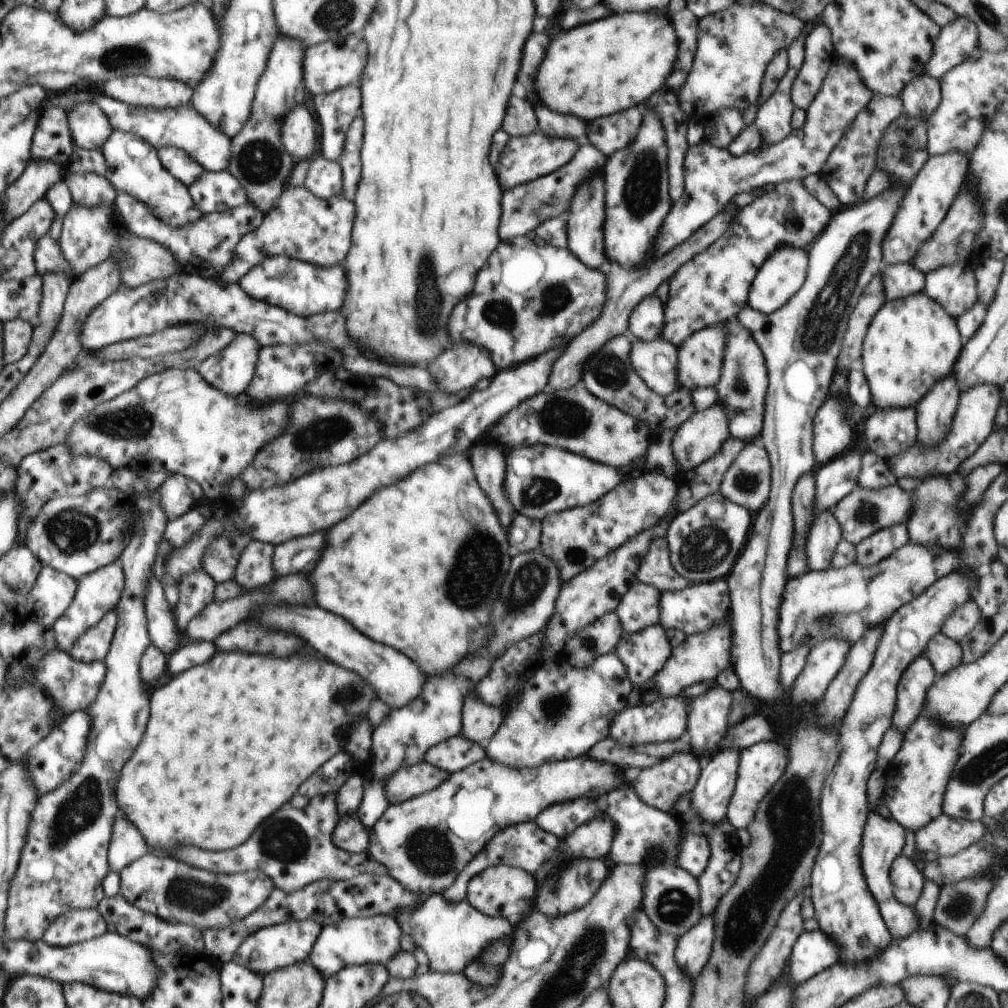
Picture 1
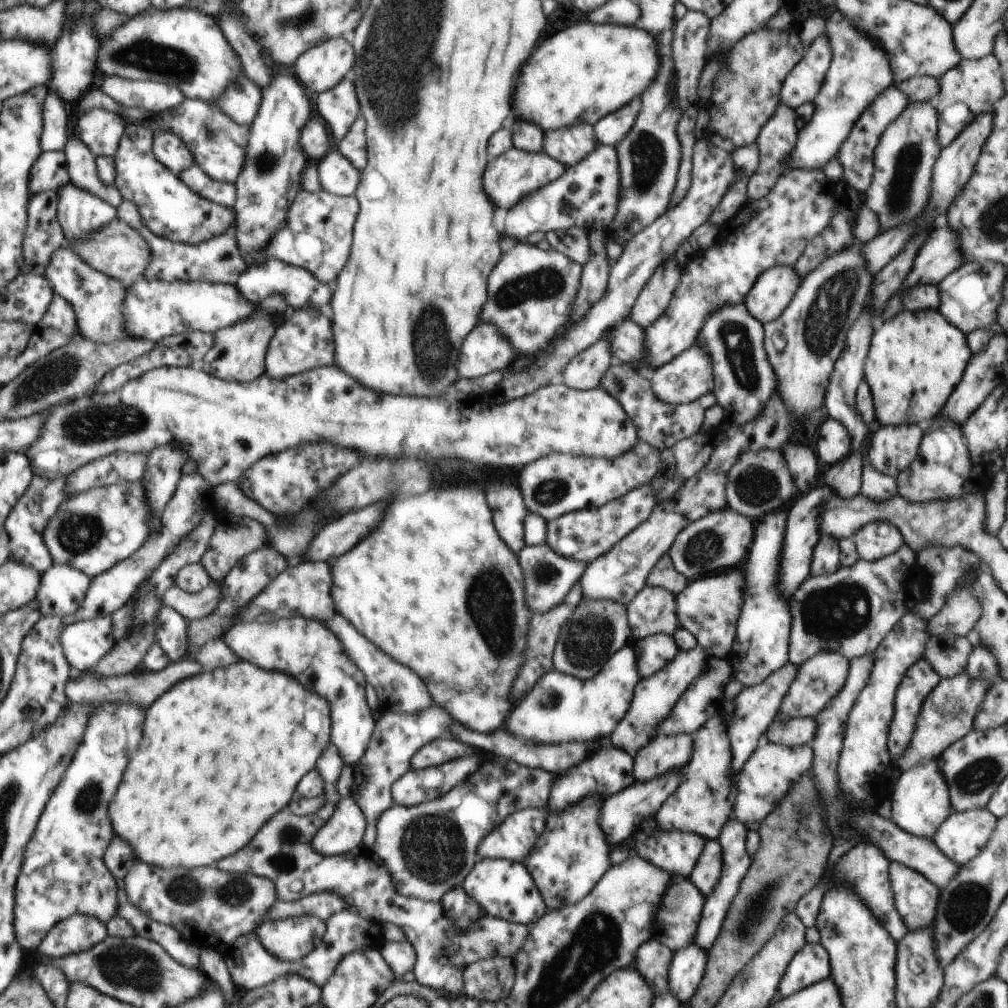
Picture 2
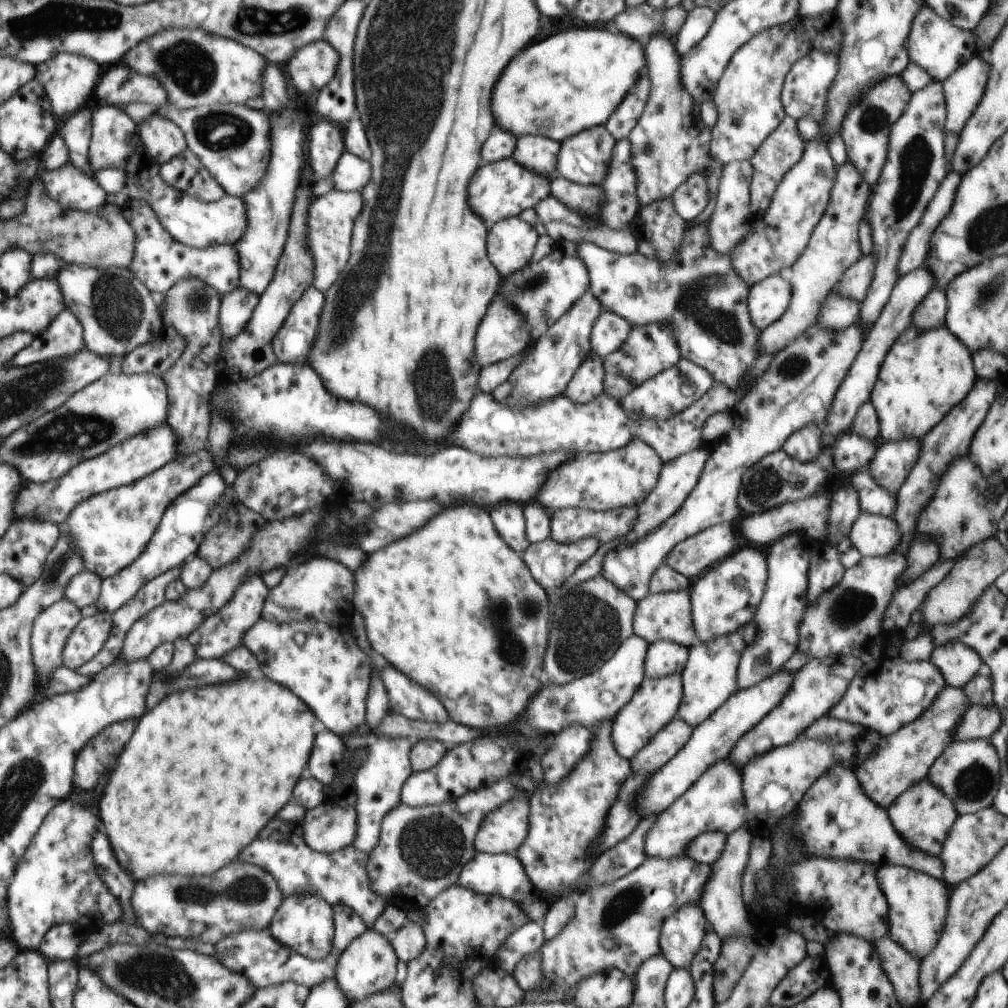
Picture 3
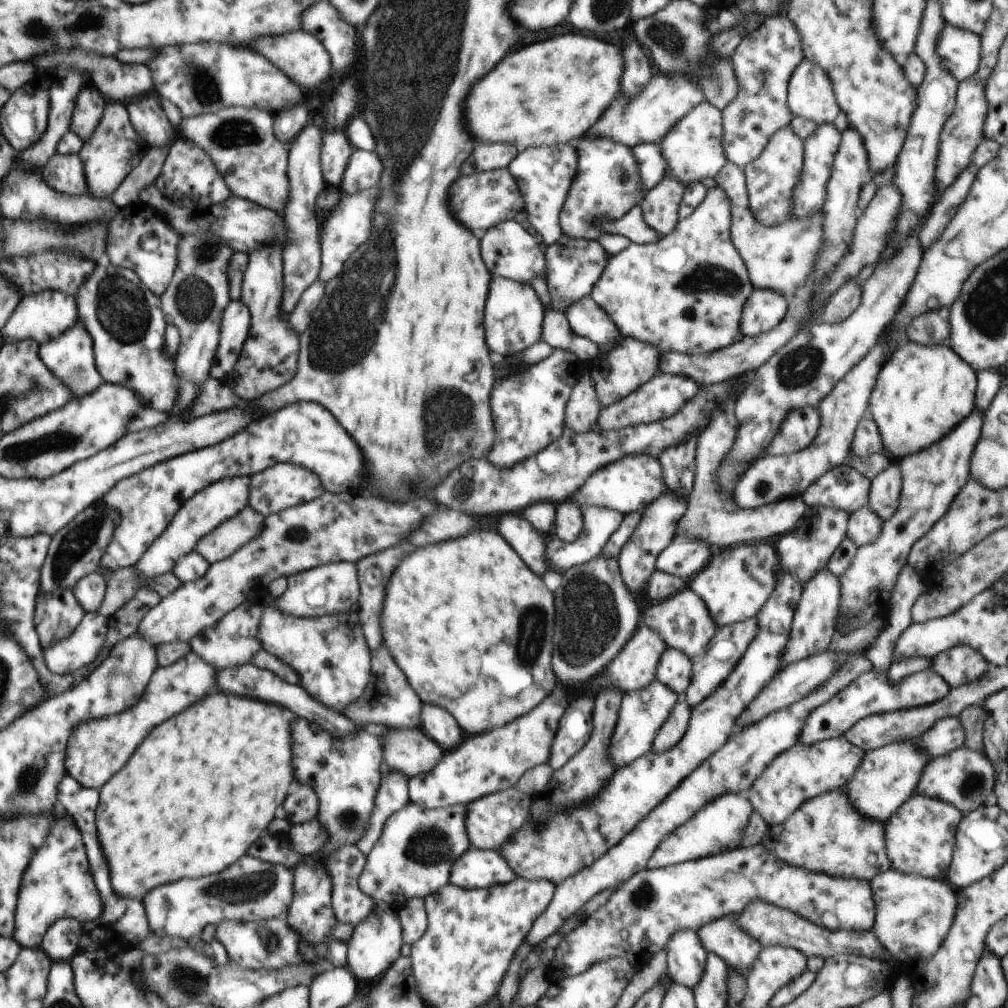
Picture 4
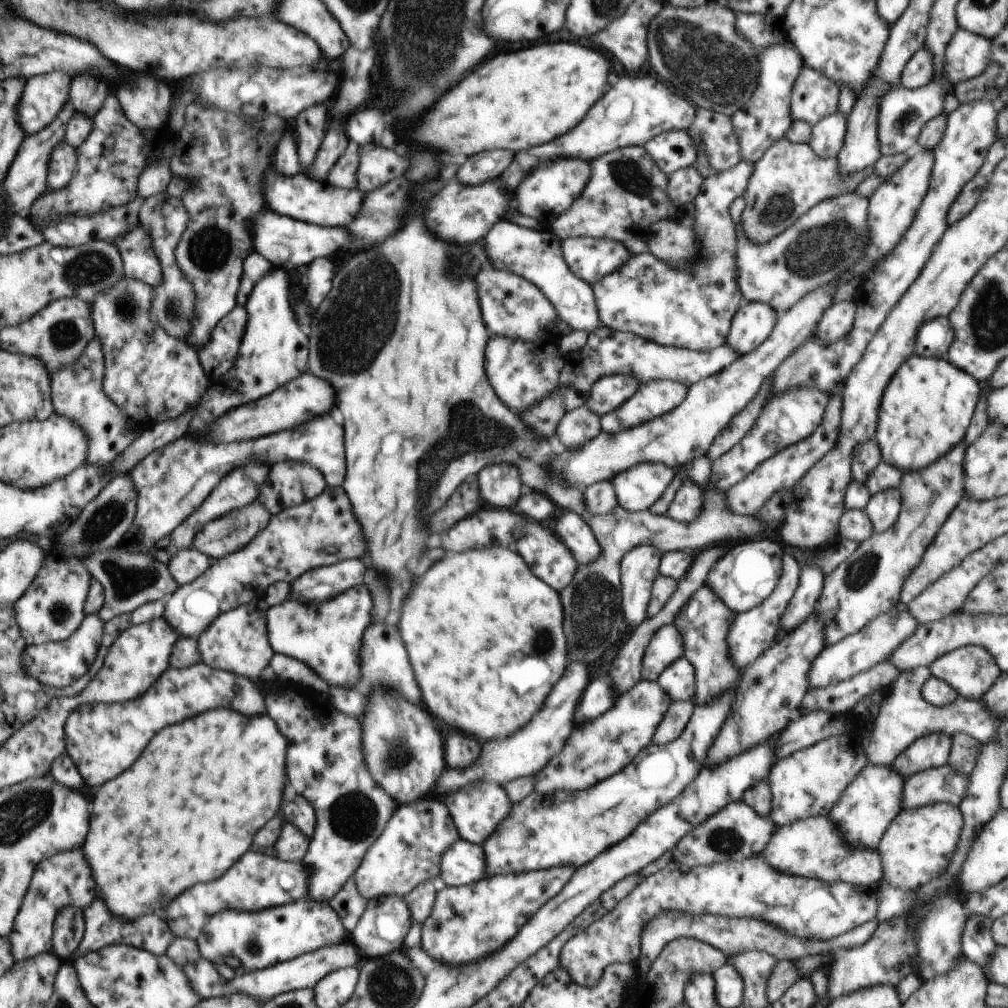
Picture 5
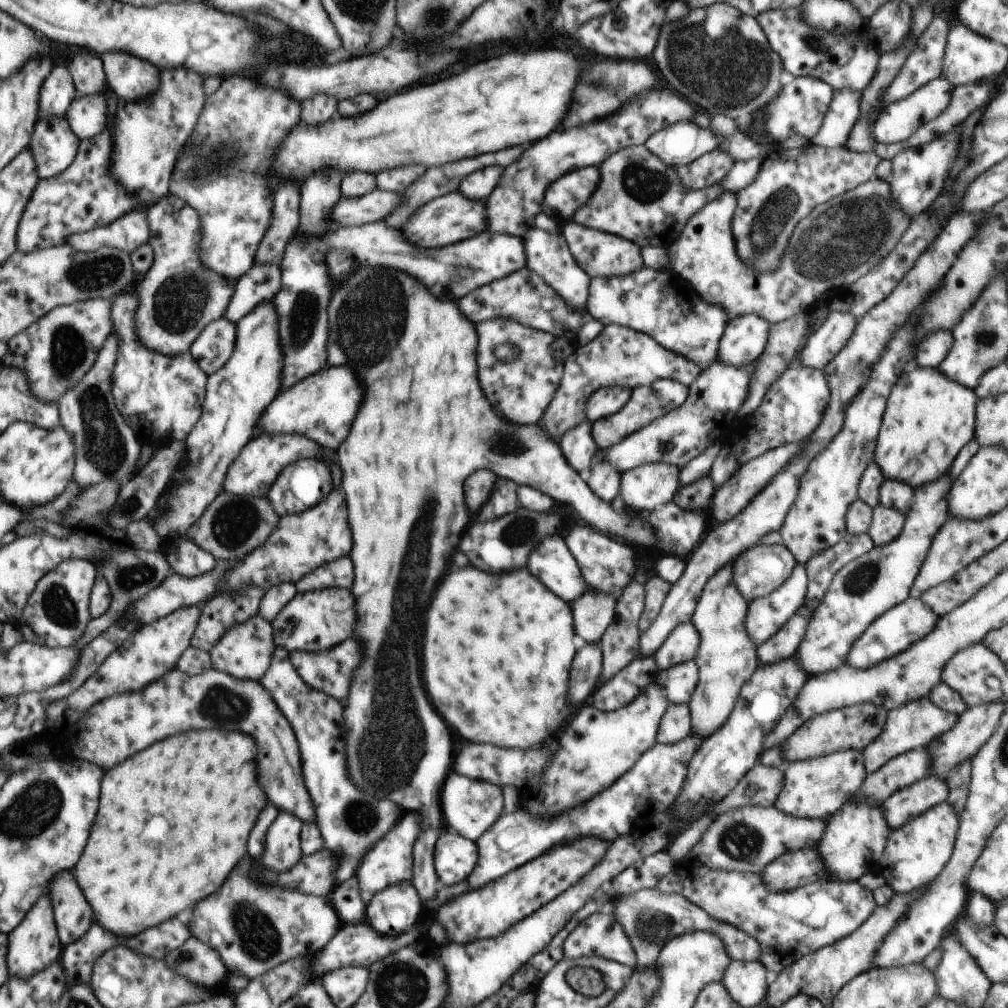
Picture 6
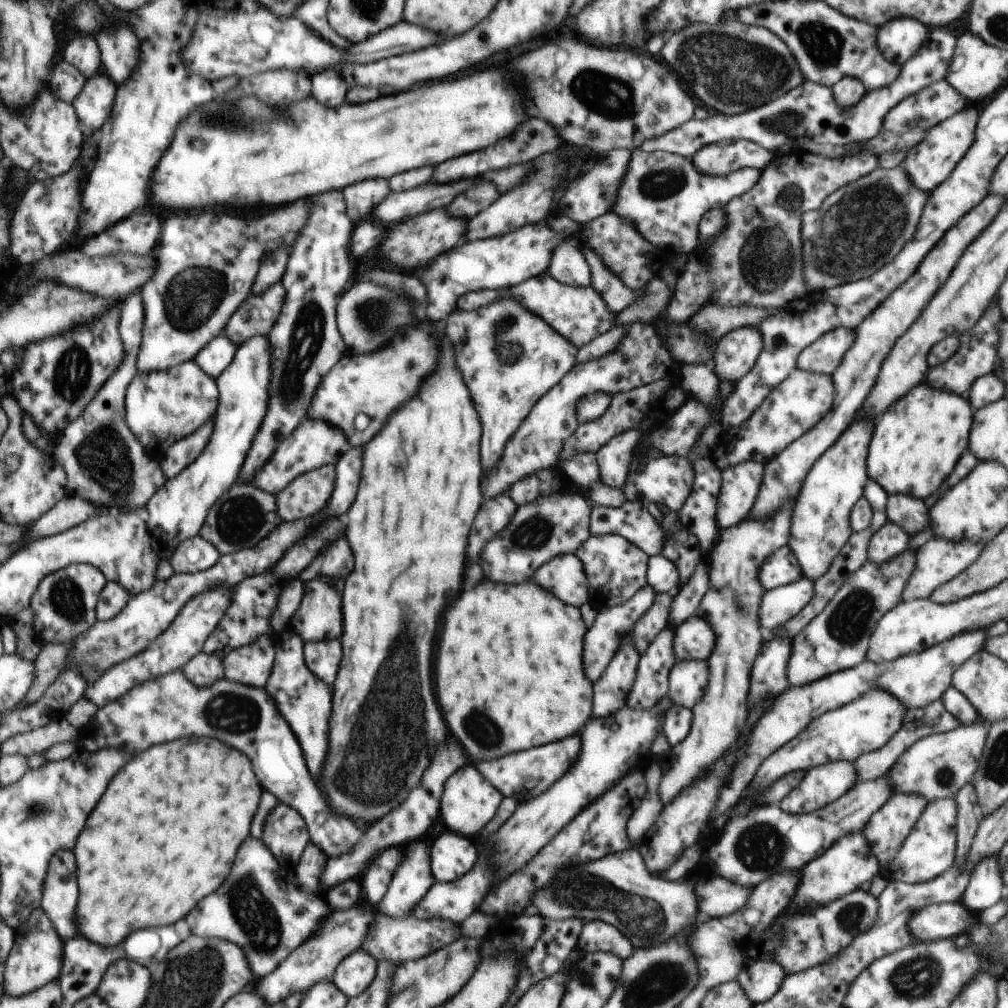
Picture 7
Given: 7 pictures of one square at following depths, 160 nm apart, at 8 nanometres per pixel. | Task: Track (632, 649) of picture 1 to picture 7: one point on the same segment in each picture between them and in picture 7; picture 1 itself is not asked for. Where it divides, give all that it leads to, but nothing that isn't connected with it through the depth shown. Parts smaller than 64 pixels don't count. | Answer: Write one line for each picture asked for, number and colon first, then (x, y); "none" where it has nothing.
2: (653, 653)
3: (664, 658)
4: (675, 669)
5: (678, 680)
6: (679, 682)
7: (688, 680)

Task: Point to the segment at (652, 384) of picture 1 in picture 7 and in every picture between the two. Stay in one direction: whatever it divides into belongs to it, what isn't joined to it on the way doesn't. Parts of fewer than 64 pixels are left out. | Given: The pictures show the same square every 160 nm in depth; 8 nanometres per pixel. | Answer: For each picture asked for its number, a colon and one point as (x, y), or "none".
2: (626, 341)
3: (609, 331)
4: (587, 319)
5: (536, 255)
6: (548, 255)
7: (568, 265)

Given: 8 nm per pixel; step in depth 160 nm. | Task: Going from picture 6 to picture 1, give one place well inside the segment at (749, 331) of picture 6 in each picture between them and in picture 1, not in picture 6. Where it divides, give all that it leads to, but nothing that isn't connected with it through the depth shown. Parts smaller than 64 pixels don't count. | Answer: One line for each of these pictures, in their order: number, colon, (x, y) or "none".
1: (781, 276)
2: (774, 289)
3: (767, 301)
4: (764, 309)
5: (752, 324)

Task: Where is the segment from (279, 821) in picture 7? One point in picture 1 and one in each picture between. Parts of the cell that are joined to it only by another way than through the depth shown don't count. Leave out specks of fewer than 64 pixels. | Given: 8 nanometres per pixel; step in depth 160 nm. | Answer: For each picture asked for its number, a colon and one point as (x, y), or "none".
1: (349, 834)
2: (344, 830)
3: (329, 827)
4: (306, 838)
5: (292, 844)
6: (282, 851)

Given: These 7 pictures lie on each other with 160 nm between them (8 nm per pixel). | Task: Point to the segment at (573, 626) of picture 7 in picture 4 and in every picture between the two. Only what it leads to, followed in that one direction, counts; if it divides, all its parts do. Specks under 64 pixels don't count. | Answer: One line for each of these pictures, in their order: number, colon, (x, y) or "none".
4: (471, 626)
5: (479, 627)
6: (497, 653)

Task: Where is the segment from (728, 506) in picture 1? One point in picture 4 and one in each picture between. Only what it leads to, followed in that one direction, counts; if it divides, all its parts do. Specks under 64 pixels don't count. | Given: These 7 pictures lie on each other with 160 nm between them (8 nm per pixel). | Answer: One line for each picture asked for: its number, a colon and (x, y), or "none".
2: (720, 540)
3: (691, 557)
4: (683, 558)

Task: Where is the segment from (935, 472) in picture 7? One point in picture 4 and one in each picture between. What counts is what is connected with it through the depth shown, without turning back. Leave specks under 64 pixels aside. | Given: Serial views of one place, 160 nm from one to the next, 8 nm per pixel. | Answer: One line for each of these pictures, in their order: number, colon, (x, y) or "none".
4: (922, 392)
5: (925, 411)
6: (929, 418)

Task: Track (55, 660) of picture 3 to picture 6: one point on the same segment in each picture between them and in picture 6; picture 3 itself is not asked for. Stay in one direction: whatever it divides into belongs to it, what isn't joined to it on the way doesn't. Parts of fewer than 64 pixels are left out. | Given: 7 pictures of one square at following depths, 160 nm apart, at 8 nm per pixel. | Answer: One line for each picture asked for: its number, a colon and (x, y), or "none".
4: (56, 615)
5: (53, 607)
6: (57, 613)

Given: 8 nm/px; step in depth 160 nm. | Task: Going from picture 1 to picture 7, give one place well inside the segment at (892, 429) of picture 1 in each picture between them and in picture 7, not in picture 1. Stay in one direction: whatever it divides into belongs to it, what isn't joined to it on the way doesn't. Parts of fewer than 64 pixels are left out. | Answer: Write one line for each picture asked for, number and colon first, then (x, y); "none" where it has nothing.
2: (892, 448)
3: (893, 460)
4: (885, 490)
5: (883, 508)
6: (887, 523)
7: (890, 541)

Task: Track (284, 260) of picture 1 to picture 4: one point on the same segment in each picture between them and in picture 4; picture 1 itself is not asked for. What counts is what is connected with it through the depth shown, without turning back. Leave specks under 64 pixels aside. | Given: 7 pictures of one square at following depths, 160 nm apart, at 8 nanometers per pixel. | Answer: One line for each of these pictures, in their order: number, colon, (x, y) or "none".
2: (302, 290)
3: (237, 308)
4: (236, 320)

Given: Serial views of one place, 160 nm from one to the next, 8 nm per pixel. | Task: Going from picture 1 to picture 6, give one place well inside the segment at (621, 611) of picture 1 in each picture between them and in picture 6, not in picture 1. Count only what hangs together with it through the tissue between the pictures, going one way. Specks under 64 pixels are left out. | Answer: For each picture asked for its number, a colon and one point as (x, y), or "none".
2: (653, 610)
3: (662, 616)
4: (683, 621)
5: (704, 622)
6: (727, 658)

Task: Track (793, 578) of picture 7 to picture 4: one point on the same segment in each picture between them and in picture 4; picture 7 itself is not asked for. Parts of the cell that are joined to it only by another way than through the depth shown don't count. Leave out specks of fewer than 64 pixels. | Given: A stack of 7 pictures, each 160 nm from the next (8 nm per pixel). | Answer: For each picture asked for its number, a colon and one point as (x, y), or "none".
4: (735, 584)
5: (746, 575)
6: (760, 570)

